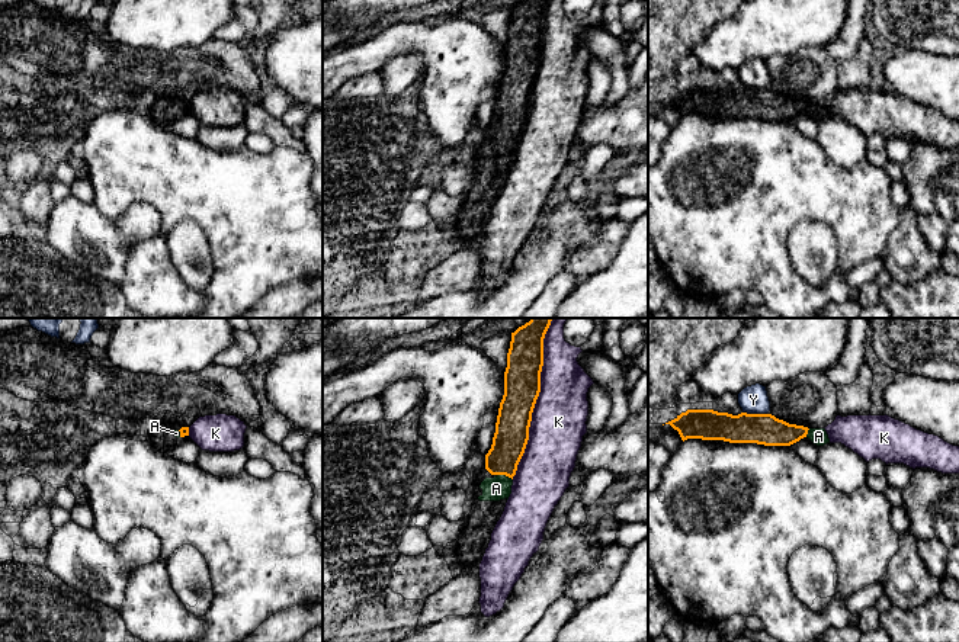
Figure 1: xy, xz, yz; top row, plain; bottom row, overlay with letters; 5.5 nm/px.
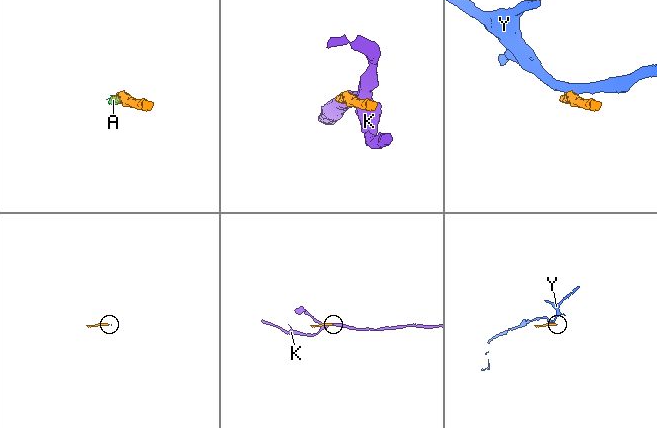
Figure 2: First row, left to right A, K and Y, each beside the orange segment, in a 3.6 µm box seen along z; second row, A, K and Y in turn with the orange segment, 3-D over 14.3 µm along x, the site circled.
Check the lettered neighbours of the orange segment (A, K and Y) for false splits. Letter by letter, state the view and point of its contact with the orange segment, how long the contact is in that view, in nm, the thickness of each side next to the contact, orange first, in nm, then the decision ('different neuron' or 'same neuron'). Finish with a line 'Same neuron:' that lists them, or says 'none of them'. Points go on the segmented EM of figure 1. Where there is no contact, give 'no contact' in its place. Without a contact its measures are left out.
A: xz (504, 474) | 90 nm | 190/130 nm | same neuron
K: xz (536, 398) | 900 nm | 200/300 nm | different neuron
Y: yz (754, 414) | 140 nm | 180/160 nm | different neuron
Same neuron: A

